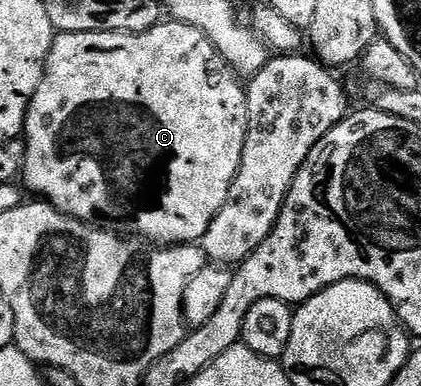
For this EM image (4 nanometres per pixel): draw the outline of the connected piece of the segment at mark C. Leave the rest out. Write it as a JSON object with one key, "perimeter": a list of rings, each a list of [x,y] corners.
{"perimeter":[[[162,21],[157,23],[151,29],[147,29],[143,33],[127,33],[126,31],[67,31],[58,34],[53,40],[49,57],[45,60],[45,72],[39,81],[39,89],[35,89],[35,97],[29,102],[29,112],[25,118],[25,129],[23,132],[23,140],[26,147],[26,163],[23,168],[23,178],[25,177],[24,186],[34,191],[34,196],[40,197],[42,200],[48,201],[57,211],[62,211],[65,215],[69,215],[73,219],[78,219],[84,223],[92,223],[100,225],[102,228],[108,229],[116,234],[126,237],[140,239],[144,242],[154,245],[193,245],[200,241],[207,233],[207,229],[211,225],[211,221],[215,221],[215,217],[219,213],[219,209],[223,209],[223,205],[227,201],[227,193],[231,193],[231,185],[237,176],[239,169],[239,161],[243,157],[243,141],[247,137],[247,129],[249,128],[249,114],[247,113],[247,97],[245,96],[246,84],[239,78],[238,72],[230,67],[229,62],[222,57],[219,49],[215,49],[215,45],[209,38],[205,36],[199,29],[195,29],[186,23],[178,23],[176,21]]]}

